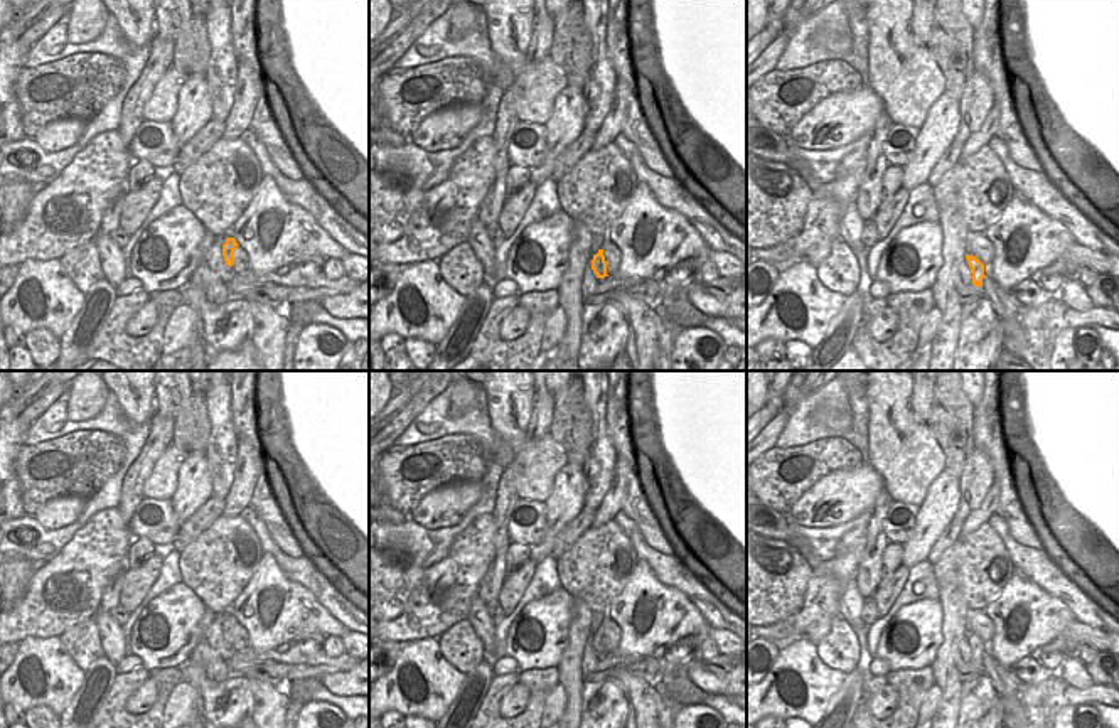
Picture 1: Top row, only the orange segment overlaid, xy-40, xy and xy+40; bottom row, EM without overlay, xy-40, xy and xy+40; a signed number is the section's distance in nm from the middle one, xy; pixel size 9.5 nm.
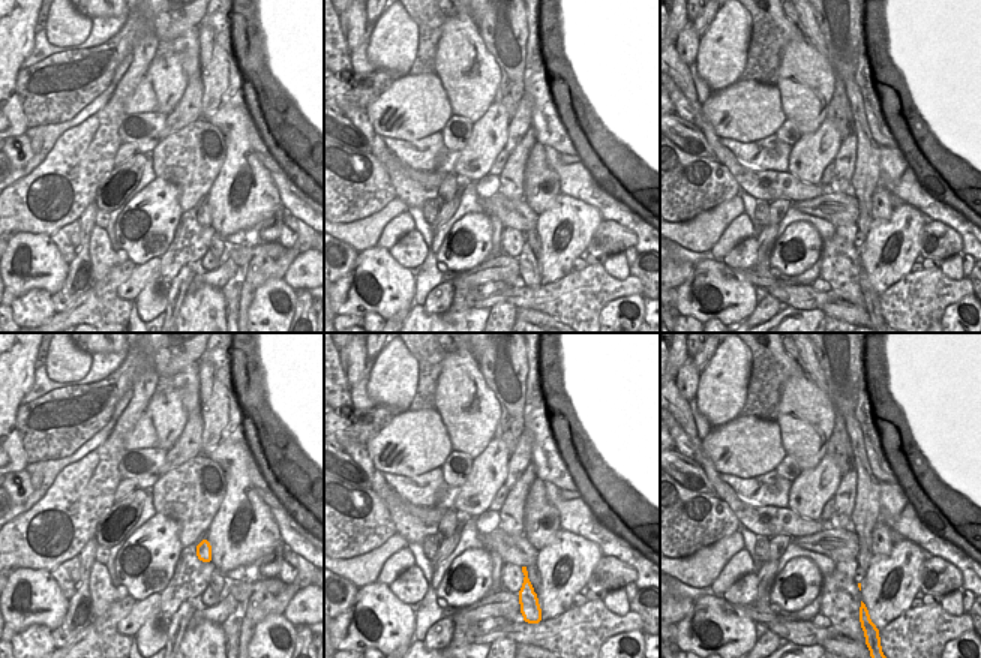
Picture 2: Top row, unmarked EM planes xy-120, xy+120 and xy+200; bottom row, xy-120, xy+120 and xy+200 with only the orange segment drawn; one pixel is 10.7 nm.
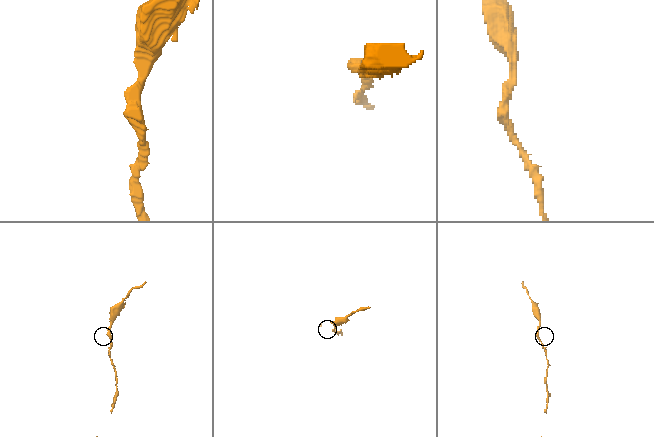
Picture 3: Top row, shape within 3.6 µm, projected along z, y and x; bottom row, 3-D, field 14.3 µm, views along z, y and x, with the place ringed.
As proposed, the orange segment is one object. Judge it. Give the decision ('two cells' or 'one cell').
one cell

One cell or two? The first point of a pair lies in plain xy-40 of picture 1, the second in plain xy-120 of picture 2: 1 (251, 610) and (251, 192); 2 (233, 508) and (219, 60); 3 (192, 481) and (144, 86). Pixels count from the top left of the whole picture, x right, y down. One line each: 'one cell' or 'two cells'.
1: one cell
2: one cell
3: two cells

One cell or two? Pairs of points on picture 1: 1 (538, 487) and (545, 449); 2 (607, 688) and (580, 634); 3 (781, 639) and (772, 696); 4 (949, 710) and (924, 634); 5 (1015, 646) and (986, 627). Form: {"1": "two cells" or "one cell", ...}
{"1": "one cell", "2": "two cells", "3": "two cells", "4": "two cells", "5": "two cells"}

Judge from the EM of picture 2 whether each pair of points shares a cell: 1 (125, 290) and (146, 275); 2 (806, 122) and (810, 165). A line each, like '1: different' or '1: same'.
1: same
2: different

